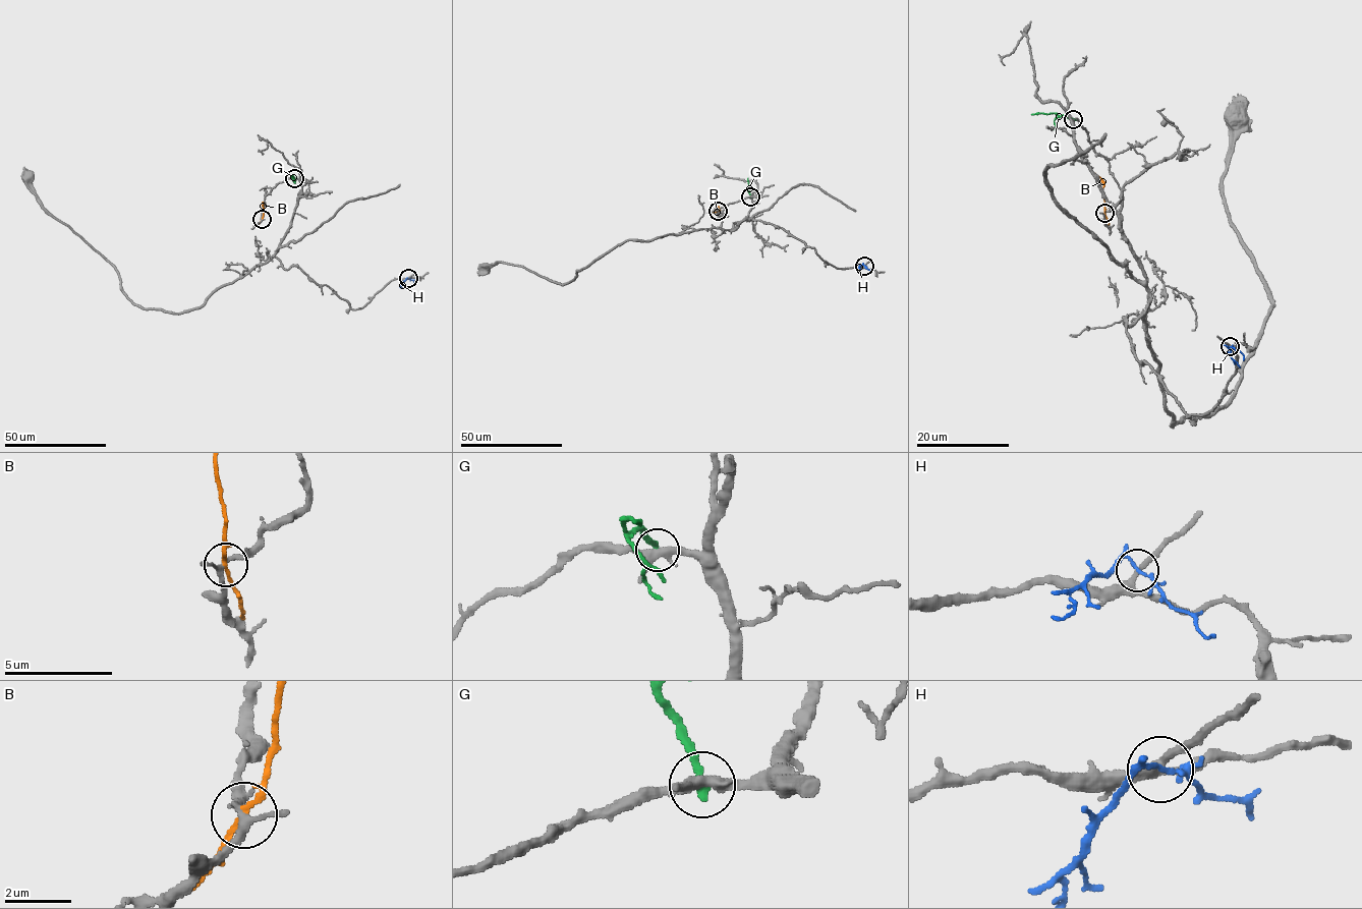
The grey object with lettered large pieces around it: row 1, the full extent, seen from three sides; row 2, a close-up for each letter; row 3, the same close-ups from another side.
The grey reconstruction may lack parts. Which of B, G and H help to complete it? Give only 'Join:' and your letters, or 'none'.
Join: B

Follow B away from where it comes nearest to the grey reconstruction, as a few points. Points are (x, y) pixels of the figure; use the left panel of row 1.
B: (262, 220), (263, 202)

